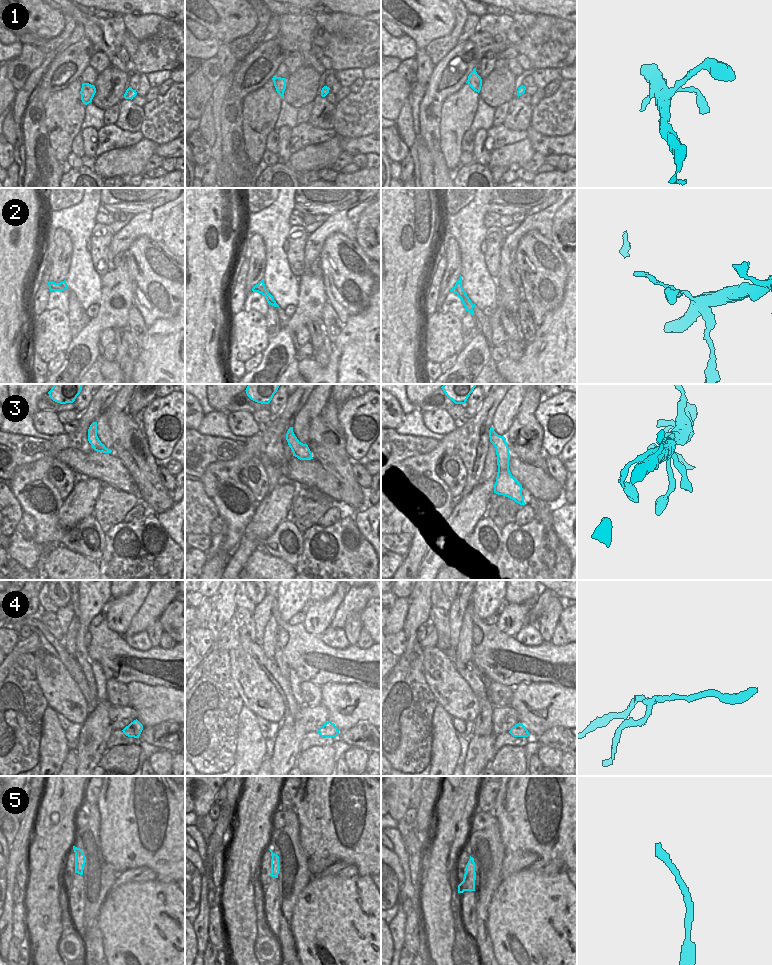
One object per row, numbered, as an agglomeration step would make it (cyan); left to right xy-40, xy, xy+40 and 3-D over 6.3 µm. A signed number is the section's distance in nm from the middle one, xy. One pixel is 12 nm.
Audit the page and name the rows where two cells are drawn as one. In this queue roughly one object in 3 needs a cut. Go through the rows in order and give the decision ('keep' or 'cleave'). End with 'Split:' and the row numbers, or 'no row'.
1: keep
2: cleave
3: keep
4: cleave
5: keep
Split: 2, 4

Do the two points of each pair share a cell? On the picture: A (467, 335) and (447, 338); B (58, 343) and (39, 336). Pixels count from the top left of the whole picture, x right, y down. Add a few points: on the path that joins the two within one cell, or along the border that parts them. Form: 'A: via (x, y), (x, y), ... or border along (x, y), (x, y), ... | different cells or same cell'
A: border along (460, 320), (461, 338), (464, 346) | different cells
B: via (53, 338), (51, 336), (44, 336) | same cell

